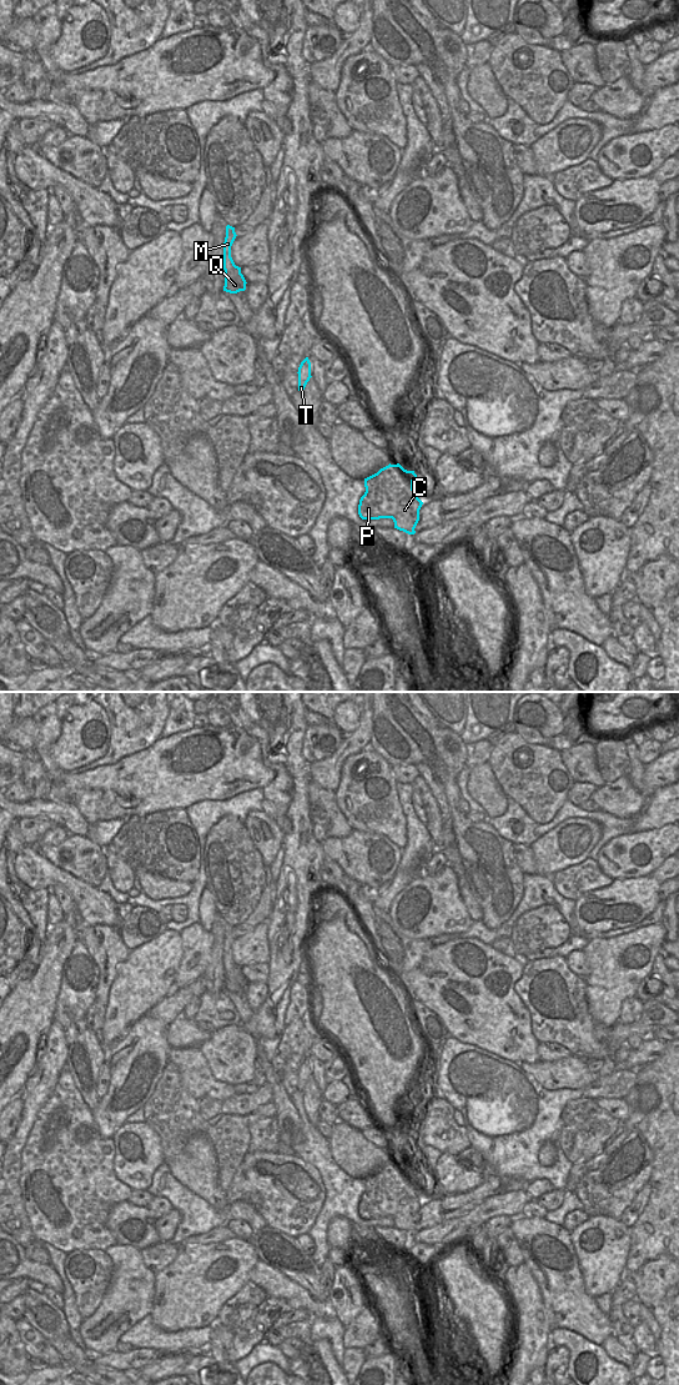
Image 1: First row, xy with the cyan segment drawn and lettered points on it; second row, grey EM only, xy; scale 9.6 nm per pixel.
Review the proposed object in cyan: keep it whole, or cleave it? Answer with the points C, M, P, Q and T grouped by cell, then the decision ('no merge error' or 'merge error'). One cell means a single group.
C M P Q T | no merge error

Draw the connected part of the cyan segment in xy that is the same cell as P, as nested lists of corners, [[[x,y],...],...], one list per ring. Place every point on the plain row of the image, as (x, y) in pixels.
[[[389,1163],[377,1173],[364,1178],[366,1191],[359,1199],[359,1216],[362,1219],[392,1218],[394,1228],[414,1234],[414,1228],[419,1220],[419,1209],[423,1204],[413,1189],[413,1180],[416,1178],[414,1170],[407,1170],[399,1163]]]

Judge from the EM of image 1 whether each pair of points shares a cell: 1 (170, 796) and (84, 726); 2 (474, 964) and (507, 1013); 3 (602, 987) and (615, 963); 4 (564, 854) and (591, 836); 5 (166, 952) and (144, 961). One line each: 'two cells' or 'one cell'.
1: two cells
2: one cell
3: one cell
4: one cell
5: one cell

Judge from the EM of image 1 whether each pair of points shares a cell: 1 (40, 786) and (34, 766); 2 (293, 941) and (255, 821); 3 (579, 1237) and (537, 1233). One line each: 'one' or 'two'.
1: one
2: two
3: two

